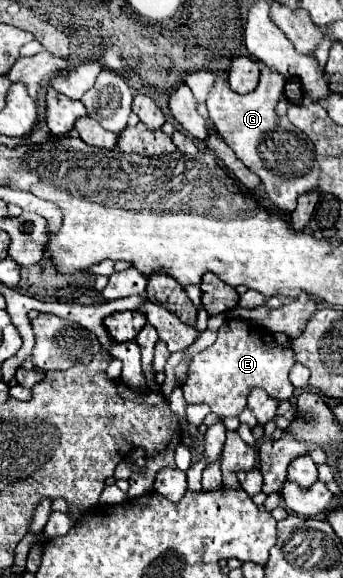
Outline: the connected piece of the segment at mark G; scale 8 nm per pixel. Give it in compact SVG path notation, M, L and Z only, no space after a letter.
M262 65L260 83L248 95L238 95L230 89L226 79L216 77L214 87L208 93L206 107L210 119L216 125L216 131L222 139L232 147L236 157L254 171L270 197L270 201L282 211L294 211L296 199L302 193L318 187L318 161L314 153L314 145L306 133L294 127L288 117L278 117L274 107L280 101L284 89L284 77L274 71L274 67Z

